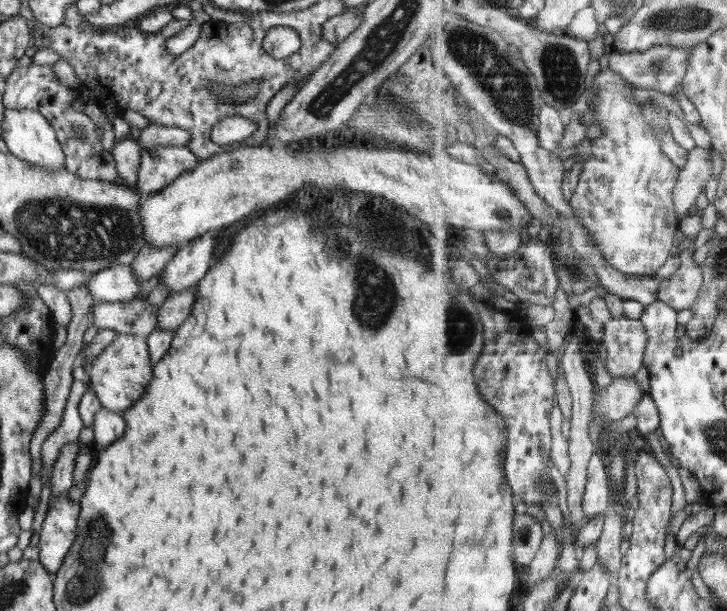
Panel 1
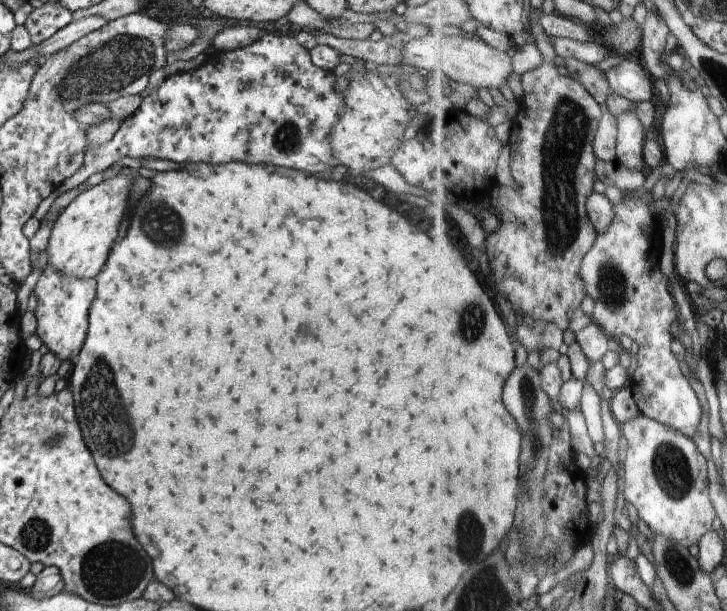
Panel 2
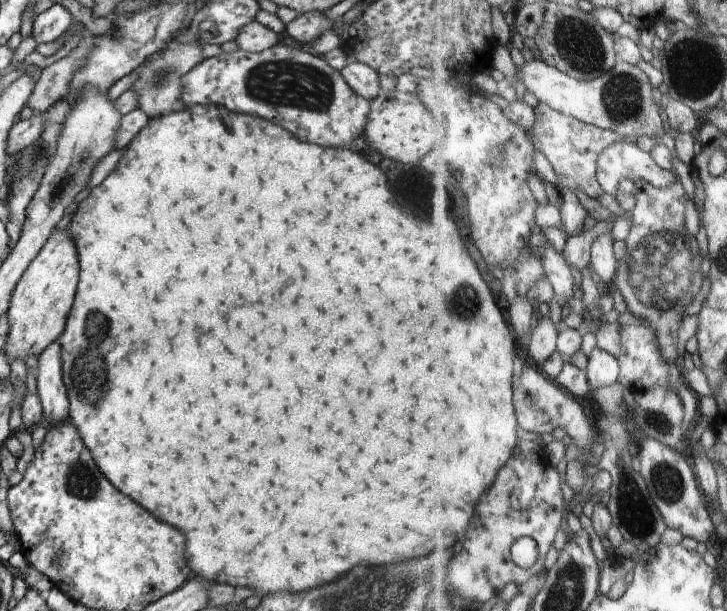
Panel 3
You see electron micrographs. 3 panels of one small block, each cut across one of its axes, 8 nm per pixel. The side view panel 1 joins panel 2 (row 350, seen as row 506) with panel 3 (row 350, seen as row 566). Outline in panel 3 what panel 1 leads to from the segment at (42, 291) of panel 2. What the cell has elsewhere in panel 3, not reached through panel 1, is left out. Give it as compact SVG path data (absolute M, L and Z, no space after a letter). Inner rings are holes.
M58 339L44 348L42 354L39 355L36 380L43 423L54 425L67 421L69 419L68 398L64 387Z

